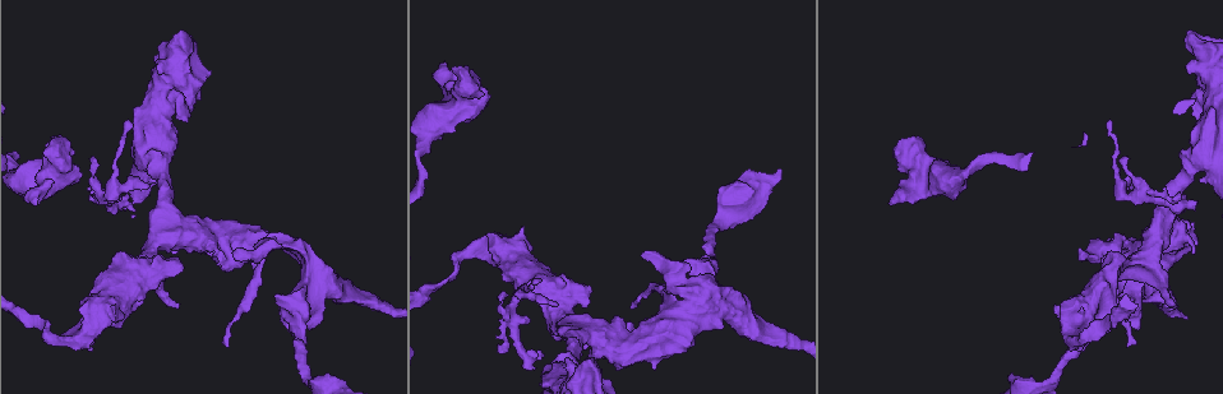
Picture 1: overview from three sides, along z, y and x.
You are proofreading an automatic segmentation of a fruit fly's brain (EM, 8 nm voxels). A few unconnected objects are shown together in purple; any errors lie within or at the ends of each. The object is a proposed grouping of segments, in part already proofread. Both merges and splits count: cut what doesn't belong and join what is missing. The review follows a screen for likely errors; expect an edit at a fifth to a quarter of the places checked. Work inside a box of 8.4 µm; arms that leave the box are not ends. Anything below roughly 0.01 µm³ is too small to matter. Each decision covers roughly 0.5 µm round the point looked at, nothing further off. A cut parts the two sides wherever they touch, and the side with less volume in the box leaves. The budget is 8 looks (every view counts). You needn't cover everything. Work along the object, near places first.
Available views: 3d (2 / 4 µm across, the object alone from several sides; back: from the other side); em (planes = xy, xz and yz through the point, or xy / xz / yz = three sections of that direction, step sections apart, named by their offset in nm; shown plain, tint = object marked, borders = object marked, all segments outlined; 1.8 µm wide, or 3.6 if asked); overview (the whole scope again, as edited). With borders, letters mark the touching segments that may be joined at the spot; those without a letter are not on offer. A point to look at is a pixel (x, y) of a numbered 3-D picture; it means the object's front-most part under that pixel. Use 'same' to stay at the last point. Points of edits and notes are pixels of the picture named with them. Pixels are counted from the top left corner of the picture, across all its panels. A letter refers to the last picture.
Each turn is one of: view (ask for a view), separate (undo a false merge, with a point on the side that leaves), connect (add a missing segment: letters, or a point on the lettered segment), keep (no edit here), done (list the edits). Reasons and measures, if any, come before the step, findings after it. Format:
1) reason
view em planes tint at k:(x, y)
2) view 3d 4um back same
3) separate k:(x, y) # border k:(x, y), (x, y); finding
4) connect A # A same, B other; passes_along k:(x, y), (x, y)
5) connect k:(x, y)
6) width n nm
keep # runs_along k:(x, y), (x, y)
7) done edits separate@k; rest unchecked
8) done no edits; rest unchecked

free end
view em xy step 16 borders at 1:(233, 252)

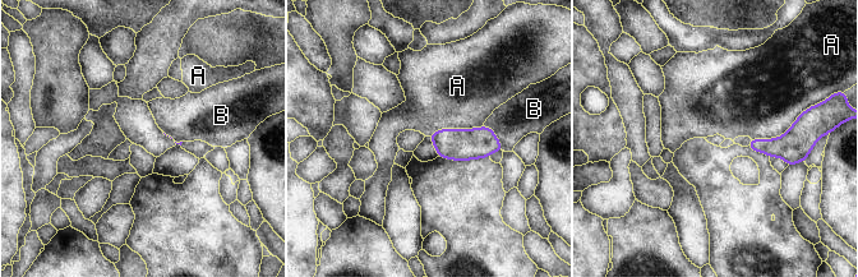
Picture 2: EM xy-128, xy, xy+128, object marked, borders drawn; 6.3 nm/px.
view em planes borders same

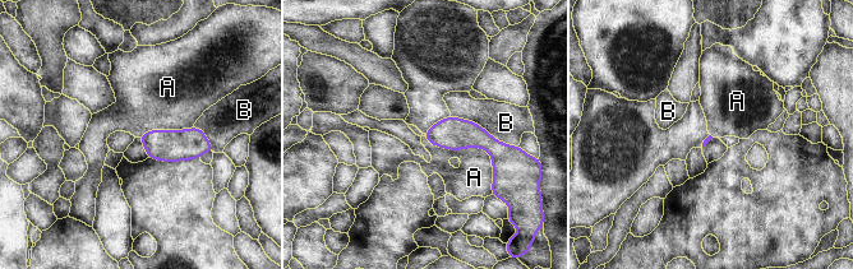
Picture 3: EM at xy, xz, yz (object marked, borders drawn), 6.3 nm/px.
keep # A other, B other; border 3:(423, 135), (485, 149), (492, 194); none of them fits

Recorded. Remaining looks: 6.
an open end
view em planes borders at 1:(584, 348)

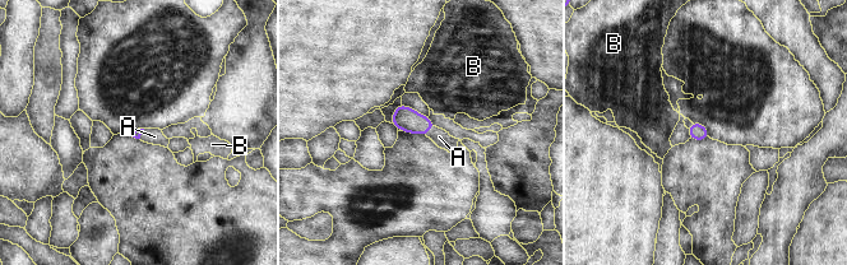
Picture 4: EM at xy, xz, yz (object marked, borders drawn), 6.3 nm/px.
connect A # A same, B other; passes_along 4:(406, 119), (429, 129), (439, 136); it goes on there

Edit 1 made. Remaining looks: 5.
tapers out
view em planes plain at 1:(538, 279)

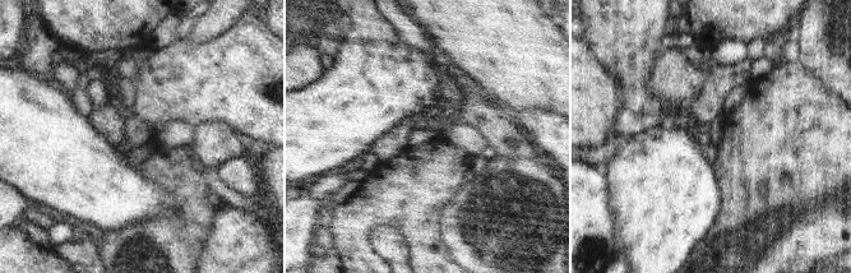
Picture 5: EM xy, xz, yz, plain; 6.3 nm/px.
what lies round it
view em planes borders same

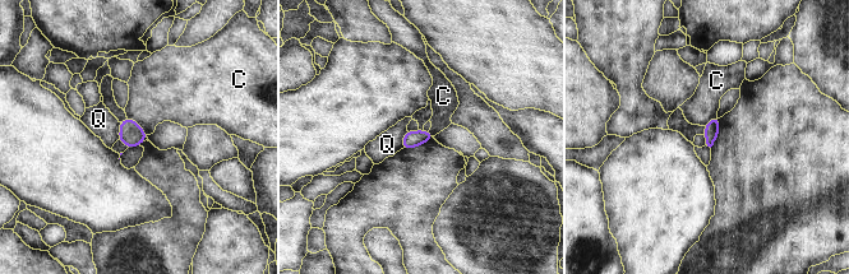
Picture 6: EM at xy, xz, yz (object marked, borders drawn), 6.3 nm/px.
width 90 nm
keep # C other, Q other; border 6:(127, 116), (147, 134); no lettered segment goes on from it

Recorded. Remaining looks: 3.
done edits connect@4; rest unchecked

